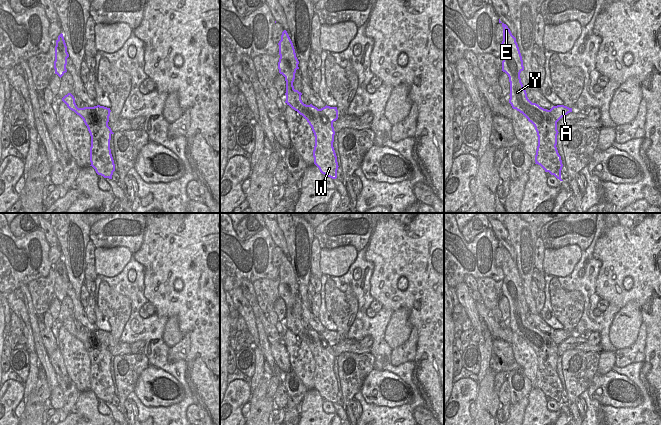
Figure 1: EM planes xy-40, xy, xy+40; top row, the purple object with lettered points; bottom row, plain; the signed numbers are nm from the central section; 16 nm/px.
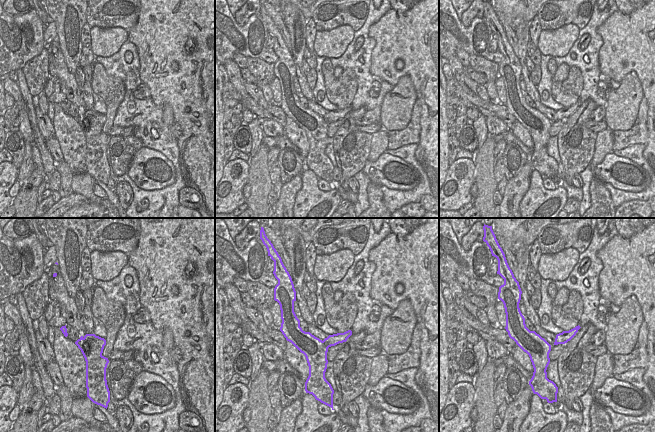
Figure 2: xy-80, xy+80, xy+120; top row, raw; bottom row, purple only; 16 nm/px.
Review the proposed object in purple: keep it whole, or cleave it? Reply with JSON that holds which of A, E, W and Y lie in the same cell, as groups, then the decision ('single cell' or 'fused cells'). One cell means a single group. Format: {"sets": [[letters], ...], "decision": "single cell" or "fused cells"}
{"sets": [["A"], ["E", "W", "Y"]], "decision": "fused cells"}

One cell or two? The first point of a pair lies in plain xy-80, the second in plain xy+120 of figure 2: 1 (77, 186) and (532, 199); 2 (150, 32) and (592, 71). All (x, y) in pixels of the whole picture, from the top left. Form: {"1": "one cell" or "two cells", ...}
{"1": "one cell", "2": "two cells"}

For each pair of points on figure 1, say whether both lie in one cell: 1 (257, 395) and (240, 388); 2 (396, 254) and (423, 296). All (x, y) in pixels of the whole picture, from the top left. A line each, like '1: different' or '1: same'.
1: different
2: same

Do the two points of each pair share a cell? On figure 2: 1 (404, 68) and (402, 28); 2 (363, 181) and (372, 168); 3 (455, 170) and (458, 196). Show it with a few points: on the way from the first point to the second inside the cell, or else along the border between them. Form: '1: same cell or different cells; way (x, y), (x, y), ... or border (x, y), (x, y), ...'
1: same cell; way (405, 58), (405, 41), (402, 38)
2: different cells; border (361, 170), (370, 181)
3: same cell; way (456, 176), (458, 178), (458, 190)

